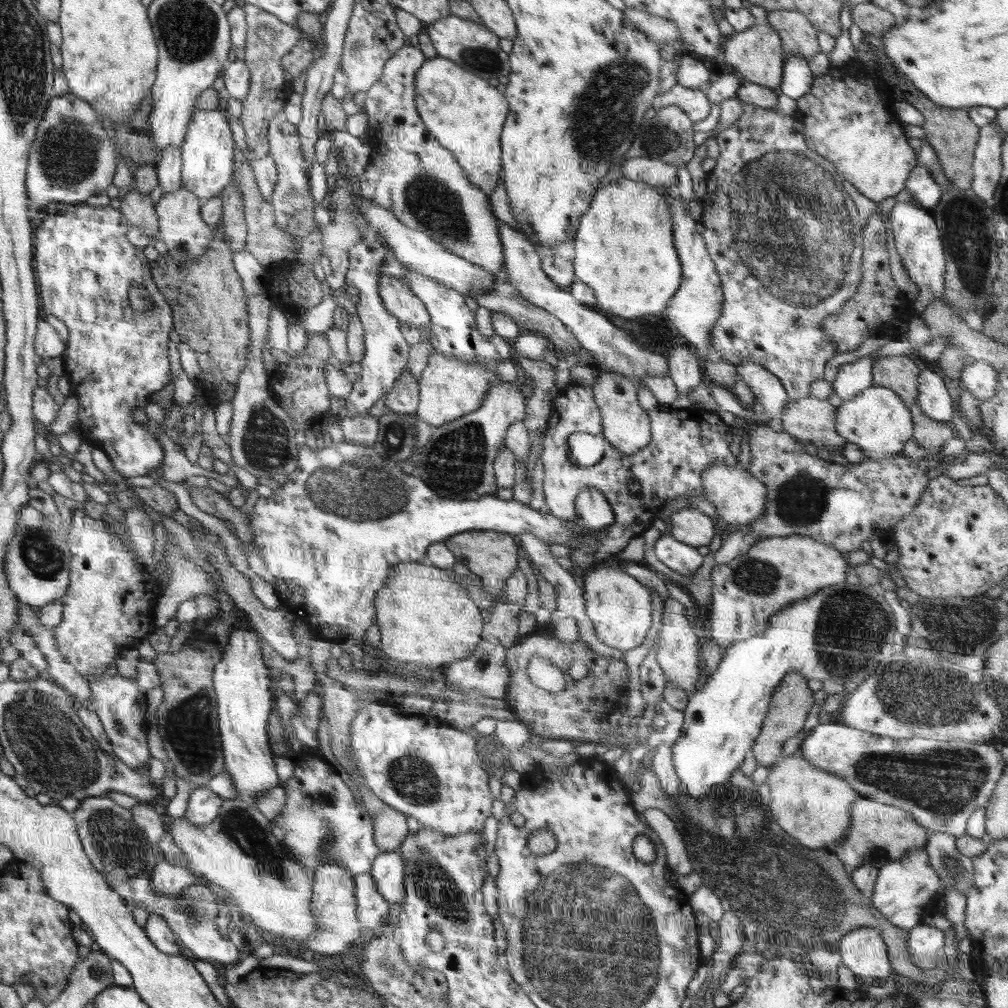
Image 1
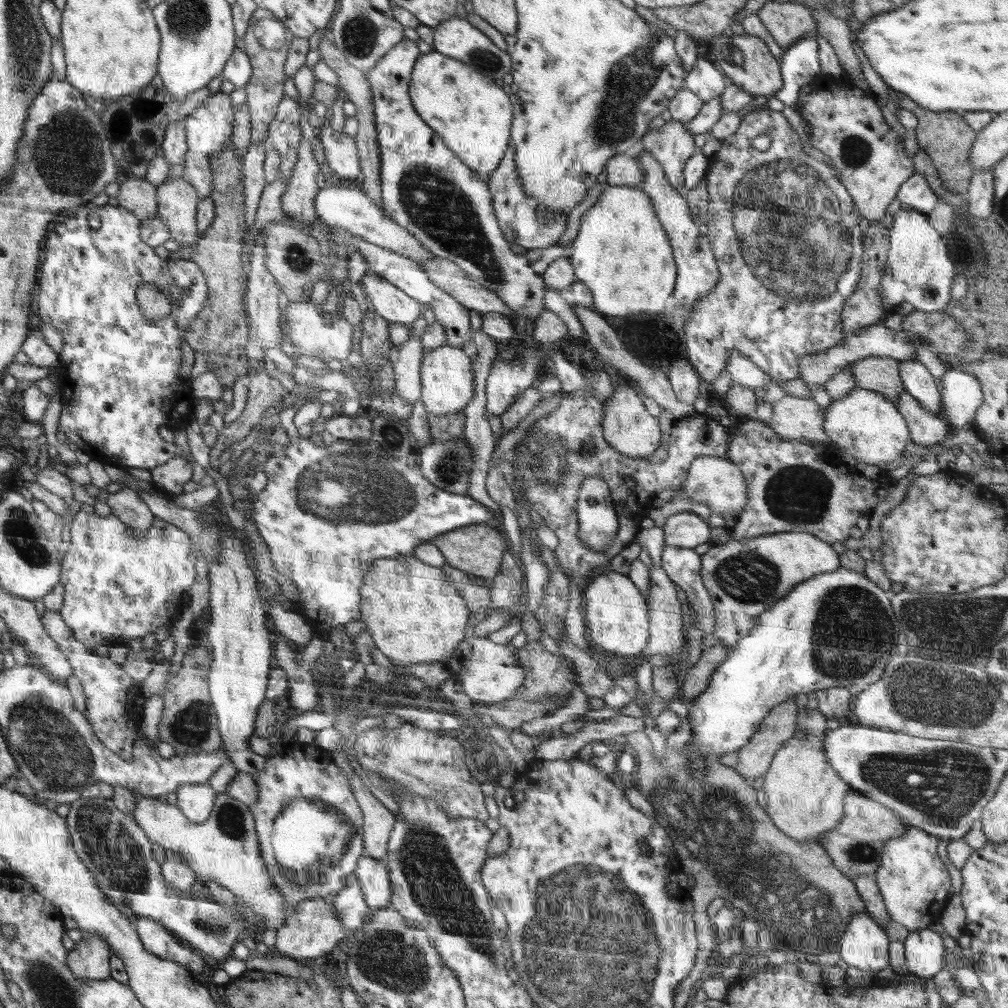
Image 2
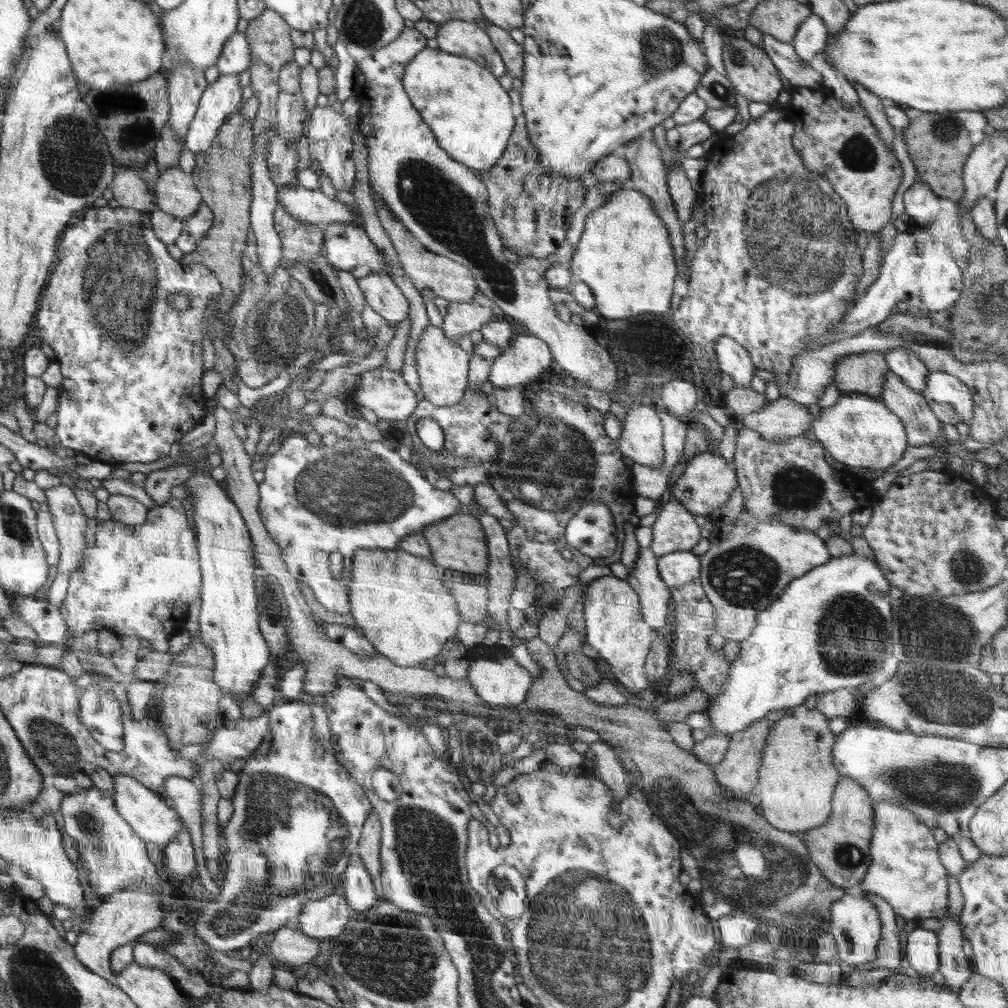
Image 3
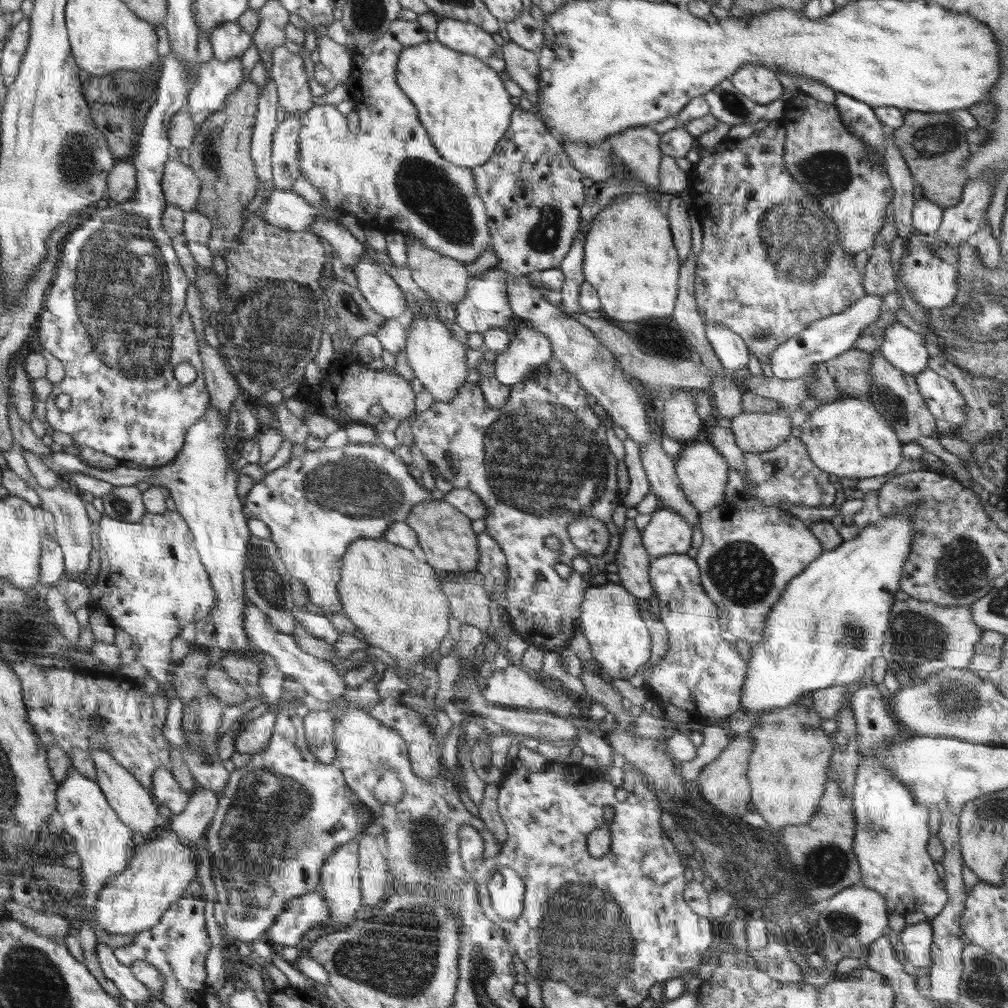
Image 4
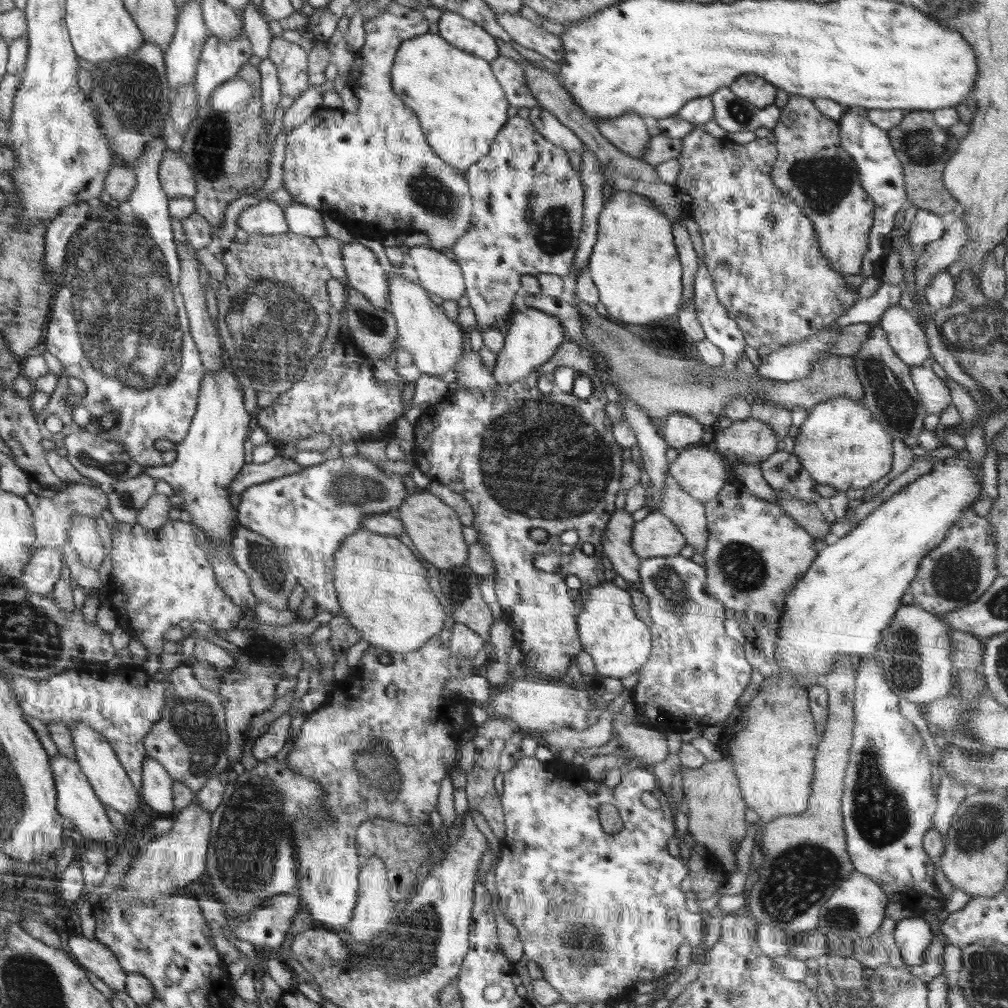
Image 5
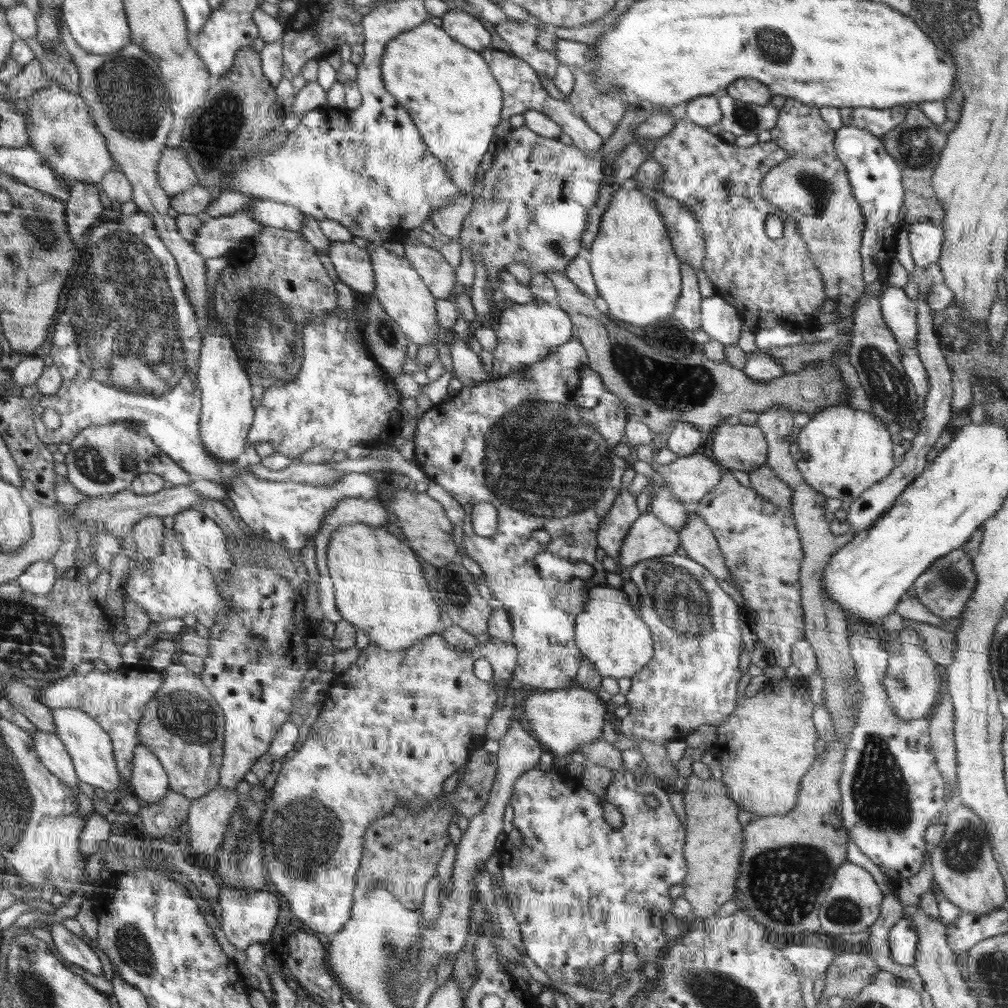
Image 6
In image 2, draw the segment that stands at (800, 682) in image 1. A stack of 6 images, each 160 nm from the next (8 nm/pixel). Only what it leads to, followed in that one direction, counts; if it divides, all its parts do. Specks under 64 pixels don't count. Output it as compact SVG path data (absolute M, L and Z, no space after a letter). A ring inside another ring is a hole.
M790 697L788 701L774 706L763 719L758 730L750 737L748 744L737 750L737 763L733 769L741 774L746 781L753 783L757 778L763 776L771 765L774 753L782 746L783 742L792 738L798 729L797 719L801 710L796 706L796 701L796 697Z

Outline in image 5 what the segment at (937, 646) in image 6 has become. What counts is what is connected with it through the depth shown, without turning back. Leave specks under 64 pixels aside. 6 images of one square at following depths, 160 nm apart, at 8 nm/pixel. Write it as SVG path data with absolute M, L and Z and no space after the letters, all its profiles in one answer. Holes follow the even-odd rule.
M952 631L952 649L953 656L951 663L956 668L963 669L972 667L980 667L983 664L983 654L985 646L976 639L976 636L958 631Z

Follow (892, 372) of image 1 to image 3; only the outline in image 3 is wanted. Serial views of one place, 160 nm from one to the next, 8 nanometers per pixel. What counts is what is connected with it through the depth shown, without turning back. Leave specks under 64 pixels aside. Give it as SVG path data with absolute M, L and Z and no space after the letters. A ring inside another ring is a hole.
M874 351L854 353L836 362L833 383L841 395L859 393L878 397L888 371L882 354Z

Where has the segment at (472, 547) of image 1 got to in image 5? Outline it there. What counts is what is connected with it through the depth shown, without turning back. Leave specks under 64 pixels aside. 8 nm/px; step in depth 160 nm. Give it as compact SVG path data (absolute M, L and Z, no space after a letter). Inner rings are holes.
M427 490L408 495L398 507L397 514L414 546L428 563L433 564L438 570L454 569L466 564L470 557L470 549L464 541L460 517L451 506L444 504L436 495L430 494Z

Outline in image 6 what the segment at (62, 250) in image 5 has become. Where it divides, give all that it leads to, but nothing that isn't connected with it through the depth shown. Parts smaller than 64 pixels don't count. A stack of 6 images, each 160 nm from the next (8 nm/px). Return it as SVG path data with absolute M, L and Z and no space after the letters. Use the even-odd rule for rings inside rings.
M74 183L69 191L64 218L71 239L78 240L80 236L89 232L101 220L102 210L104 207L100 202L96 185Z

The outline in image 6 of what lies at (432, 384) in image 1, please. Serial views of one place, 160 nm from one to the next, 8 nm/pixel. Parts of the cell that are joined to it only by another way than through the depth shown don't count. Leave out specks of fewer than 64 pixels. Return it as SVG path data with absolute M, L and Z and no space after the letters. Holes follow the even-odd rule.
M368 243L365 248L371 258L372 270L374 270L375 287L373 294L377 297L378 302L403 329L403 333L408 335L408 338L414 344L434 344L440 342L438 347L438 358L443 365L445 372L452 372L451 350L448 350L446 344L448 332L441 332L440 338L432 338L437 336L436 329L439 328L438 310L434 310L434 295L431 293L427 283L423 282L418 271L411 265L411 262L404 258L398 257L391 251L388 251L382 246L376 246L373 243Z

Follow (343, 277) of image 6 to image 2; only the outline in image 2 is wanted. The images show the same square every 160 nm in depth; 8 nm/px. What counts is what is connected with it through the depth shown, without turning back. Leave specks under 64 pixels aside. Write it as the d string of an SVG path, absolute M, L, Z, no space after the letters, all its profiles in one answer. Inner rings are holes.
M366 273L361 278L361 282L370 309L389 323L398 322L406 326L413 323L424 309L417 300L384 280L379 274Z

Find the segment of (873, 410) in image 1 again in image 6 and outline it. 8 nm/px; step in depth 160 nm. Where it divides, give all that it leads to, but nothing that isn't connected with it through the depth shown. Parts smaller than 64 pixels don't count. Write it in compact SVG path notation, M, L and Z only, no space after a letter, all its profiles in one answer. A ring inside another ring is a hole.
M846 404L824 406L812 415L798 434L796 466L804 480L827 498L856 500L865 490L880 482L894 468L895 458L887 426L870 412Z

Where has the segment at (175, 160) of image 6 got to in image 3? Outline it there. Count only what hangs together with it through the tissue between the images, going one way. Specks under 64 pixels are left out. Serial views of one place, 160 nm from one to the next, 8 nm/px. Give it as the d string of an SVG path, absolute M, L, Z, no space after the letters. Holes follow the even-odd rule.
M178 166L159 174L154 195L158 209L183 221L198 212L203 202L192 174L184 173Z

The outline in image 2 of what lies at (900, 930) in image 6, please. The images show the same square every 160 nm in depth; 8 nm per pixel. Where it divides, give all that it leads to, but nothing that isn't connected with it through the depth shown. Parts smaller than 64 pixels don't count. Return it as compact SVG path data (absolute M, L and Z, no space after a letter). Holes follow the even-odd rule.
M928 929L909 931L904 940L906 968L918 977L932 979L944 967L942 935Z

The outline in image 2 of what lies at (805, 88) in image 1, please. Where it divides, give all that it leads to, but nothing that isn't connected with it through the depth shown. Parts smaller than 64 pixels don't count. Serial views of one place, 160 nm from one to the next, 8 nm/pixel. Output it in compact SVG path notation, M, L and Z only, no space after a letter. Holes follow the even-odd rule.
M808 35L798 39L796 43L789 46L785 51L781 60L781 75L783 77L783 88L776 92L773 96L780 102L784 103L784 107L794 107L799 100L799 96L808 84L821 75L821 66L818 52L817 35Z

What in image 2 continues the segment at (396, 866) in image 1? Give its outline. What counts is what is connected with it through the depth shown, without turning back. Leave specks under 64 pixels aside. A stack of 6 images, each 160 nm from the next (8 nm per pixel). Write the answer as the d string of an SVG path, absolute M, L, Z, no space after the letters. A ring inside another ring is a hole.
M362 856L358 859L353 875L362 887L364 902L367 902L372 912L390 906L390 870L387 869L384 860Z

